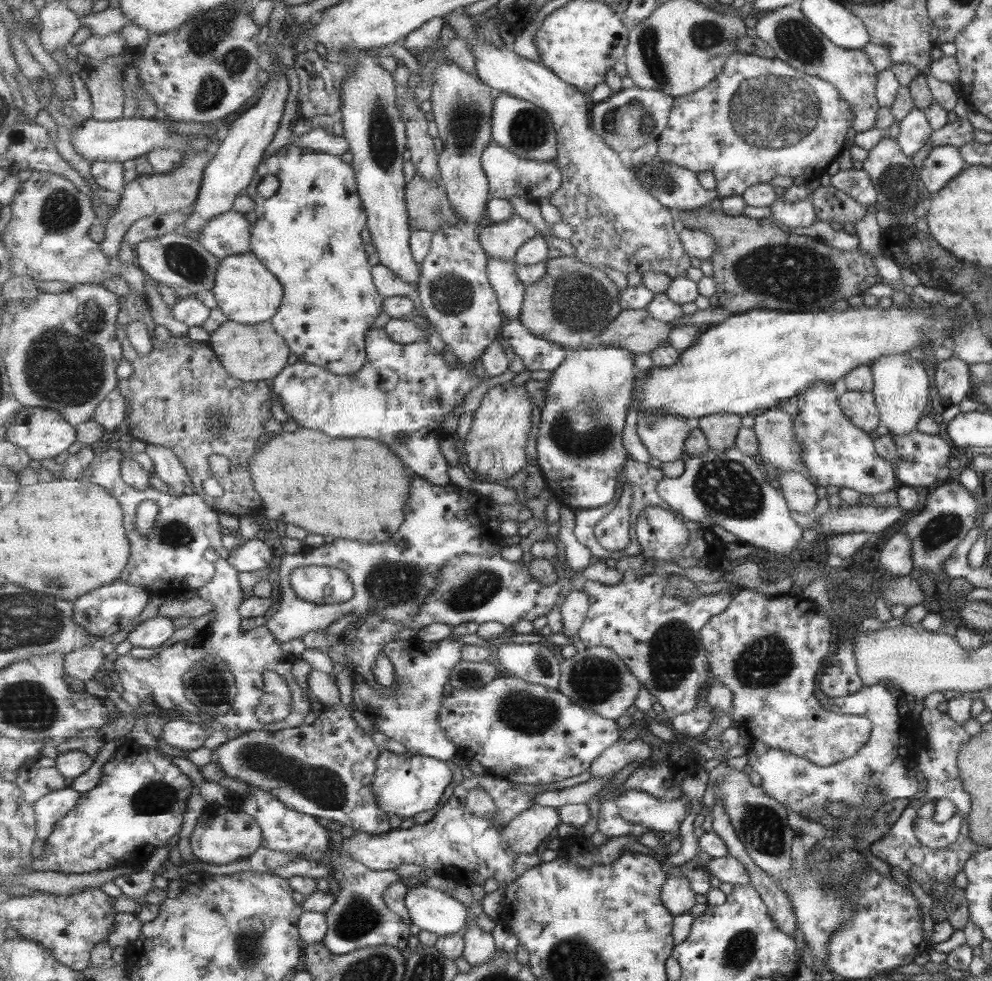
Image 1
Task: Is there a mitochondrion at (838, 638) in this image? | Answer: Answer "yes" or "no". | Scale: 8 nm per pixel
no

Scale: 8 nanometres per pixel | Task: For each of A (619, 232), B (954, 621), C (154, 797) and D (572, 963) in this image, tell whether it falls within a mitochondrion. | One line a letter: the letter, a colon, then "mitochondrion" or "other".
A: mitochondrion
B: other
C: mitochondrion
D: mitochondrion

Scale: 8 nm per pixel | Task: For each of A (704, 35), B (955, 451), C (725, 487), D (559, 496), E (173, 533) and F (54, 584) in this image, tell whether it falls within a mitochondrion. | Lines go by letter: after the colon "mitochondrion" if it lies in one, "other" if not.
A: mitochondrion
B: other
C: mitochondrion
D: other
E: mitochondrion
F: mitochondrion

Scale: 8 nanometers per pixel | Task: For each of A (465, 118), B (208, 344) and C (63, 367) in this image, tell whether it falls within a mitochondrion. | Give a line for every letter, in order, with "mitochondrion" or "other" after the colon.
A: mitochondrion
B: other
C: mitochondrion

